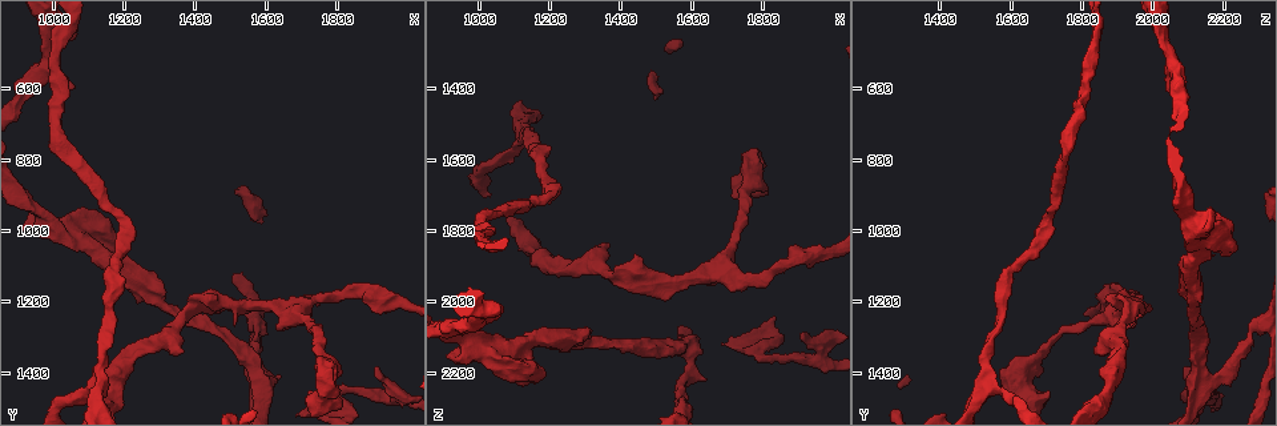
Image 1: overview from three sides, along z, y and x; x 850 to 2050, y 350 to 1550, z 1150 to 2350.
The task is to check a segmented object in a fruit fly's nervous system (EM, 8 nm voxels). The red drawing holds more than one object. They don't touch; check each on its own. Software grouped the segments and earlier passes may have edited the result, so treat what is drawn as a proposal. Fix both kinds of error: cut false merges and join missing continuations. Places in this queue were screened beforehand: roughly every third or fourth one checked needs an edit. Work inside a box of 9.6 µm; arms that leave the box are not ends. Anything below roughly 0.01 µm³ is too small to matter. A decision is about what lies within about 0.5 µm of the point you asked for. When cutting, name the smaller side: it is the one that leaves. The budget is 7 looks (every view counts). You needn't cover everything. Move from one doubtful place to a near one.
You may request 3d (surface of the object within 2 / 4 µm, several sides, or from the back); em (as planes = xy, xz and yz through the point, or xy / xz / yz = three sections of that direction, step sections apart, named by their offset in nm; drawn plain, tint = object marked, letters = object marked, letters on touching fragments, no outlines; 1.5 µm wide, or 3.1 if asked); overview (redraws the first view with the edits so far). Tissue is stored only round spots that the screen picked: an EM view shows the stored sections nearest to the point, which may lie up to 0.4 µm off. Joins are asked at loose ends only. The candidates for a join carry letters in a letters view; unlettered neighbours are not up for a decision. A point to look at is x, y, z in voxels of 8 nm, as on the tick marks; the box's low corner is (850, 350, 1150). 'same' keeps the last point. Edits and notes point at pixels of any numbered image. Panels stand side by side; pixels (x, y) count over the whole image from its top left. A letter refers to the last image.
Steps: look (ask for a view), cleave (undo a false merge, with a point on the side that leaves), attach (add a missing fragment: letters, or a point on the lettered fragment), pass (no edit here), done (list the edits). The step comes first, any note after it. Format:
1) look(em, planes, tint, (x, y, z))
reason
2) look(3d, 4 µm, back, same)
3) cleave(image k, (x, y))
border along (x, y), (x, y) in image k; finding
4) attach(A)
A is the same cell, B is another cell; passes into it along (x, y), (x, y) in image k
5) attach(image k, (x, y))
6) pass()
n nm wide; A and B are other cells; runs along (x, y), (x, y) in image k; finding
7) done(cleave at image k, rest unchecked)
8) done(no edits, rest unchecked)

look(em, xz, step 4, letters, (1580, 1260, 2290))
two arms in line, one across

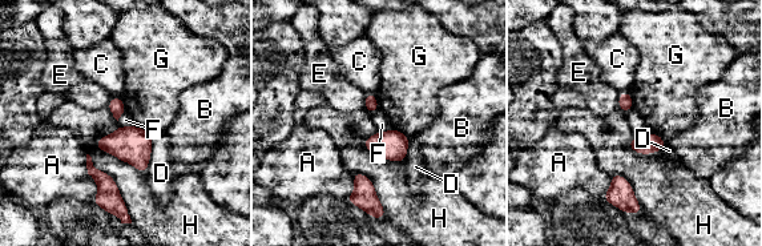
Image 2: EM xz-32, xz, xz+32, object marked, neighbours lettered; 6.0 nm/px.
cleave(image 2, (374, 107))
A, B, C, D, E, F, G and H are other cells; border along (377, 100), (365, 105) in image 2; a second neuron is stuck on

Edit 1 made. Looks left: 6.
look(overview)
see it whole again

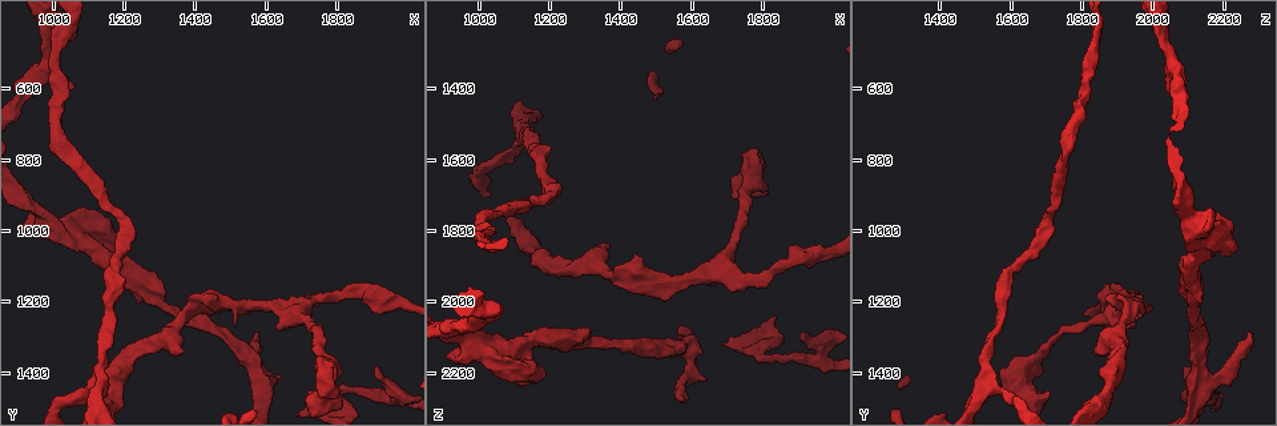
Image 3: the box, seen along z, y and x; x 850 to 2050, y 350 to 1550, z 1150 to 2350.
look(em, xz, step 4, letters, (1720, 1450, 1700))
thick end

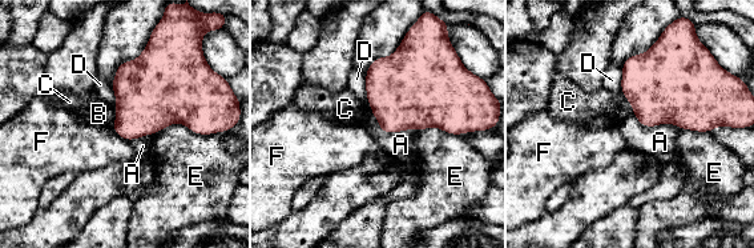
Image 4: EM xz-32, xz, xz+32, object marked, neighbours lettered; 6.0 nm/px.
look(em, planes, letters, same)
another direction

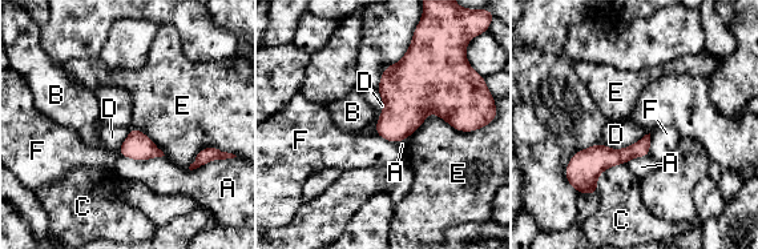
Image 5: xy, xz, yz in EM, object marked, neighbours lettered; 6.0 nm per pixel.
pass()
A, B, C, D, E and F are other cells; border along (649, 132), (617, 149), (601, 143) in image 5; no lettered fragment goes on from it

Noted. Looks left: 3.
done(cleave at image 2, rest unchecked)

